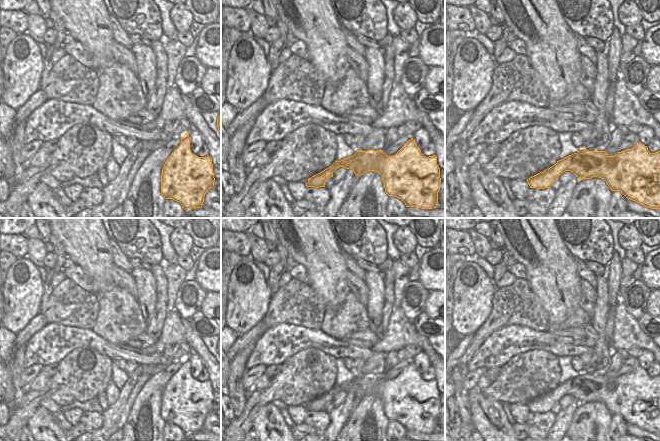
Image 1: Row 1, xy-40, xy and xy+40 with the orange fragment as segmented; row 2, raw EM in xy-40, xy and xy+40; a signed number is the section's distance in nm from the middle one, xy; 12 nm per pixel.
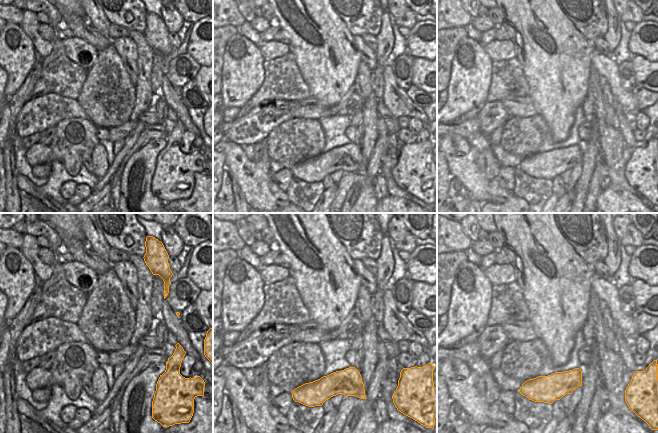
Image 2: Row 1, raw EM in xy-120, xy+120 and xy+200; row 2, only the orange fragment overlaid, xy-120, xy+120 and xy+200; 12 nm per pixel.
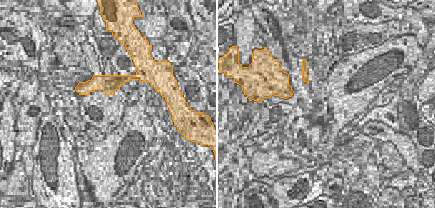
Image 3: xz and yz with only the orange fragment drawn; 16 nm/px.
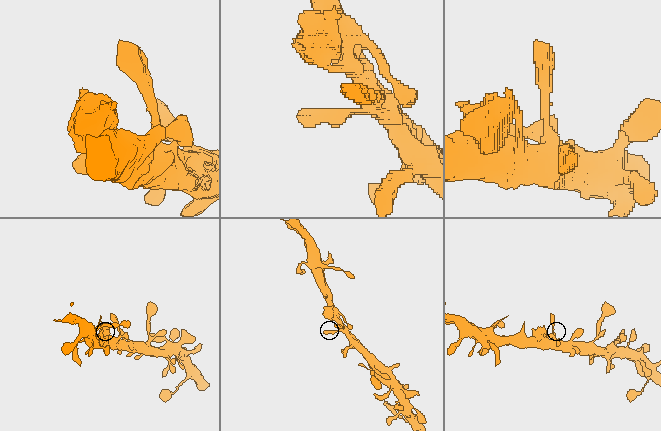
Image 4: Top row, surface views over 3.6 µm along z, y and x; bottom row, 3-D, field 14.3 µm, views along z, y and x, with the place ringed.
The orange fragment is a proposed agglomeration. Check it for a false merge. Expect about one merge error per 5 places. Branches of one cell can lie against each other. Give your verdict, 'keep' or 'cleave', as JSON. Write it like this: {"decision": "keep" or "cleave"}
{"decision": "keep"}

